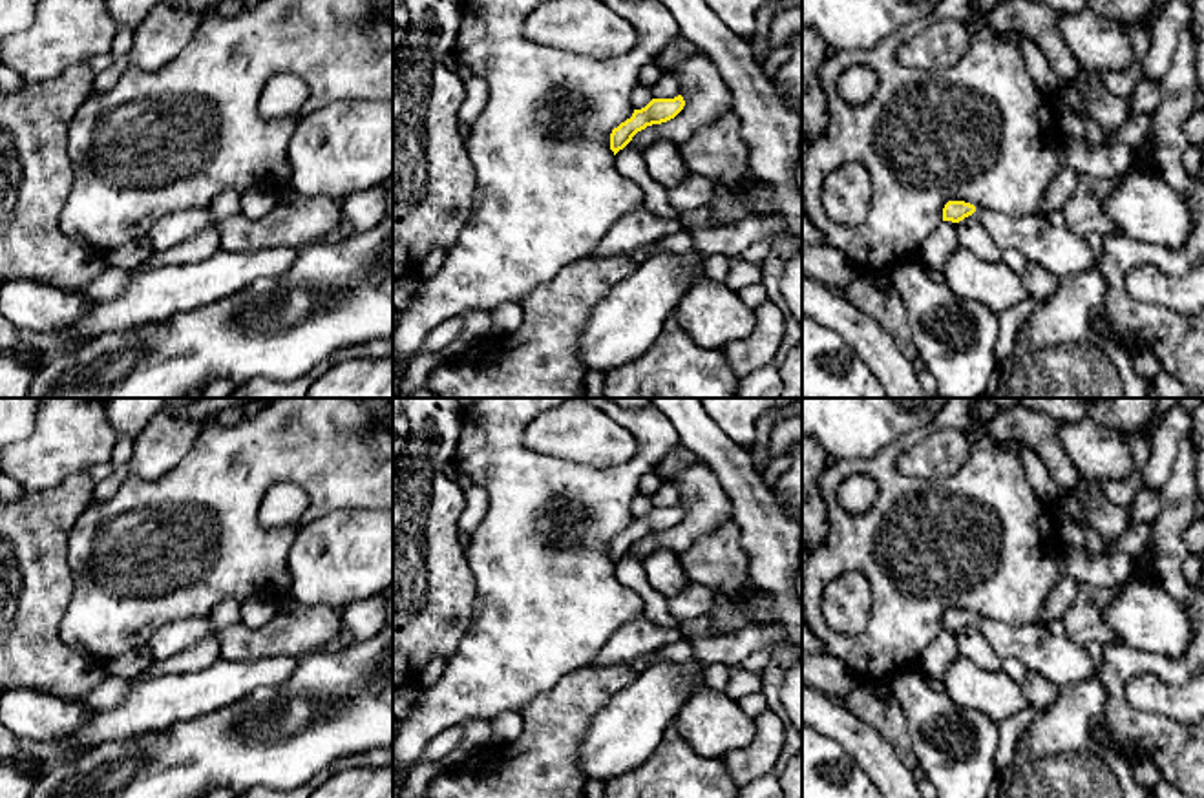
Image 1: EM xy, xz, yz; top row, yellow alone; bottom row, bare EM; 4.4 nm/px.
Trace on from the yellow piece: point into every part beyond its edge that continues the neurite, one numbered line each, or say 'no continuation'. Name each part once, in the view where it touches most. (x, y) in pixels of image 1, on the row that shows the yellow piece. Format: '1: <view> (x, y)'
1: yz (1056, 249)

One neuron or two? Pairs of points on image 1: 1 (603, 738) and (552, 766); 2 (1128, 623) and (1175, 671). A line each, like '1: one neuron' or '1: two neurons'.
1: two neurons
2: two neurons

